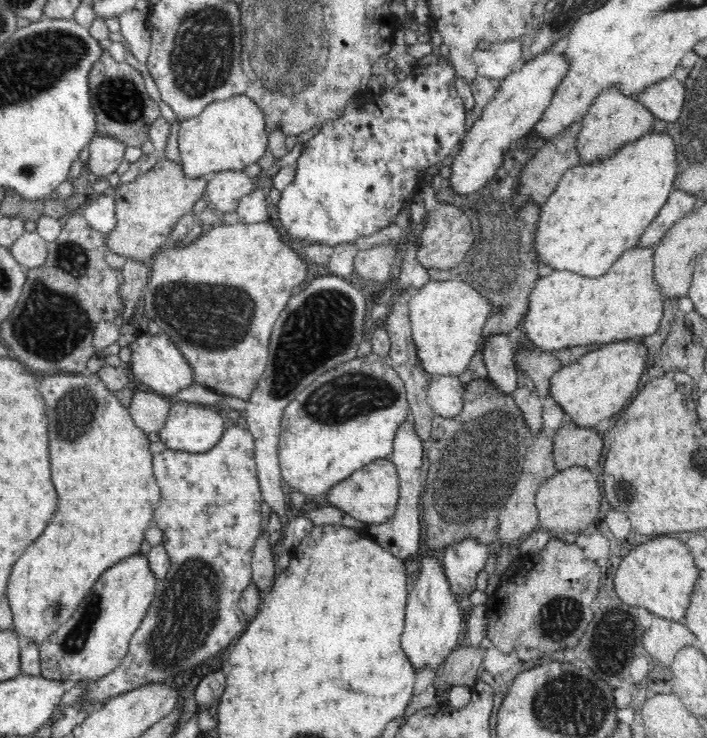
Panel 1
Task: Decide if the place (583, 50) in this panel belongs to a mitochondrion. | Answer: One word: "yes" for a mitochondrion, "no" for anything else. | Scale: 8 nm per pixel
no

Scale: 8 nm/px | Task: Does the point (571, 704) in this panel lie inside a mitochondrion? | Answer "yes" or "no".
yes

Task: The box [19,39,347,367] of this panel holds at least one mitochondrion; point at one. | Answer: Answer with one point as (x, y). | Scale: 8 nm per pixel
(206, 318)

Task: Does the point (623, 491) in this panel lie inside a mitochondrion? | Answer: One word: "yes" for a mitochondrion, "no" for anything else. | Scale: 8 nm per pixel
yes

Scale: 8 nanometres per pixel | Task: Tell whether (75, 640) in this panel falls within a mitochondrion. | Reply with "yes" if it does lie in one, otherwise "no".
yes

